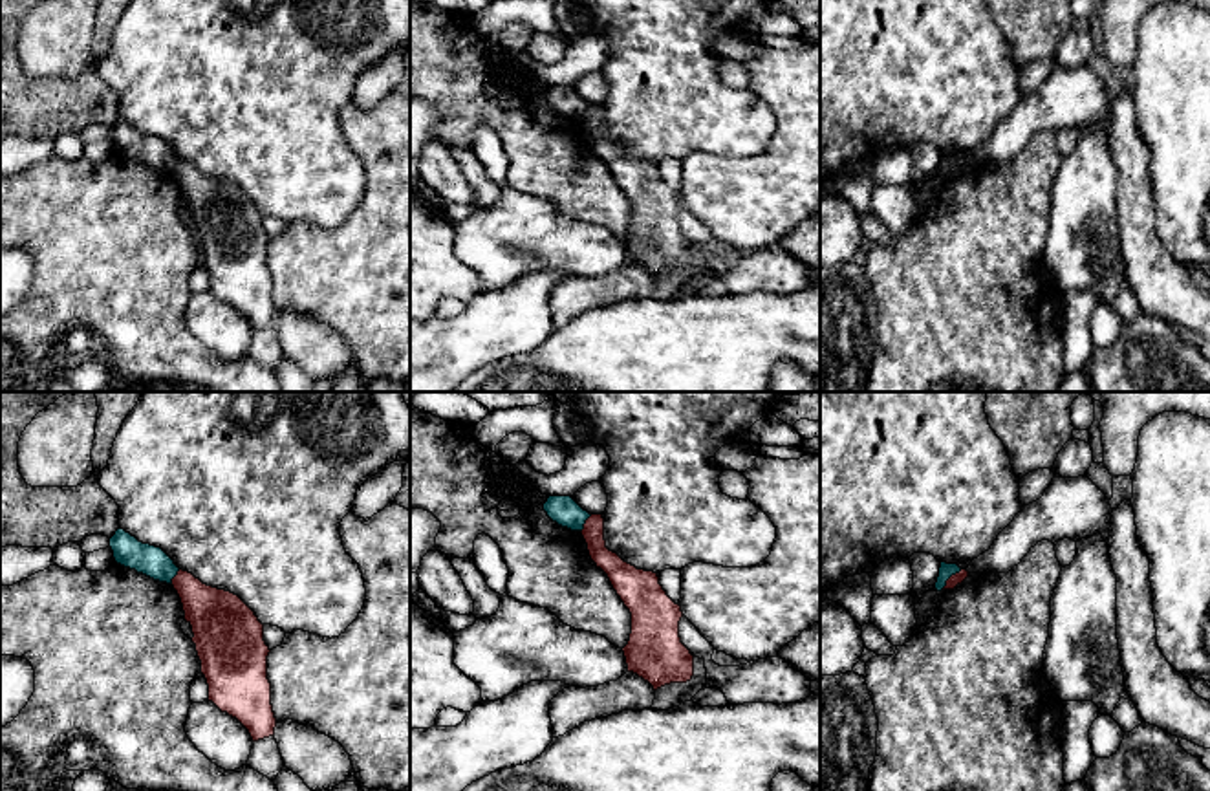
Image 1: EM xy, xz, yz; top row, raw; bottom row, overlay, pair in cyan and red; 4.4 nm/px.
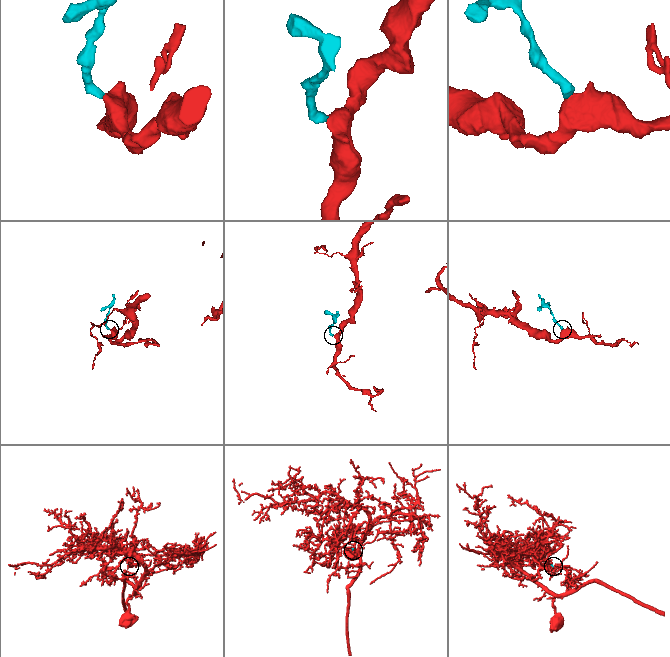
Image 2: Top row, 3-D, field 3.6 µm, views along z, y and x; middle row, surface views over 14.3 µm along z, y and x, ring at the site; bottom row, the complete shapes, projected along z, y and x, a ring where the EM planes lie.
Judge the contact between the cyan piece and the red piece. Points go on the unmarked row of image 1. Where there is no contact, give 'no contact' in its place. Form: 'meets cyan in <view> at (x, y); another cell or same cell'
meets cyan in yz at (950, 165); another cell

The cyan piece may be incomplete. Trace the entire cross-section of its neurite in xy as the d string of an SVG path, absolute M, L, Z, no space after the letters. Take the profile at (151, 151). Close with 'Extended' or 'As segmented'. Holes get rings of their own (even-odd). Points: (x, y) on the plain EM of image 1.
M121 117L110 128L110 137L117 154L135 159L154 170L172 174L172 168L179 161L161 137L143 134Z. As segmented

